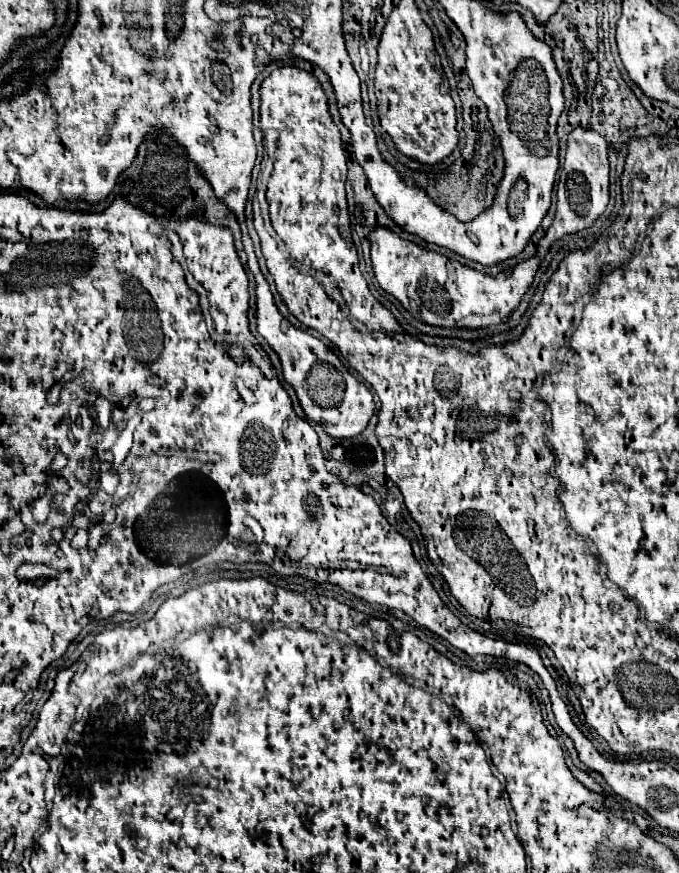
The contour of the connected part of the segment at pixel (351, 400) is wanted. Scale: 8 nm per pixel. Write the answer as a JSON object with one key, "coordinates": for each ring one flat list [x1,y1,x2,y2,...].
{"coordinates":[[242,229,242,243,248,255,248,269,252,271,256,279,256,331,268,341,268,345,280,357,284,381,294,387,306,417,322,425,322,429,332,439,352,439,360,435,366,429,370,417,374,415,372,393,368,391,364,383,360,383,354,375,350,375,344,363,328,349,324,341,320,341,318,337,312,337,310,333,302,329,296,329,278,313,270,287,264,275,260,273,258,259,252,247,252,239,246,229]]}

